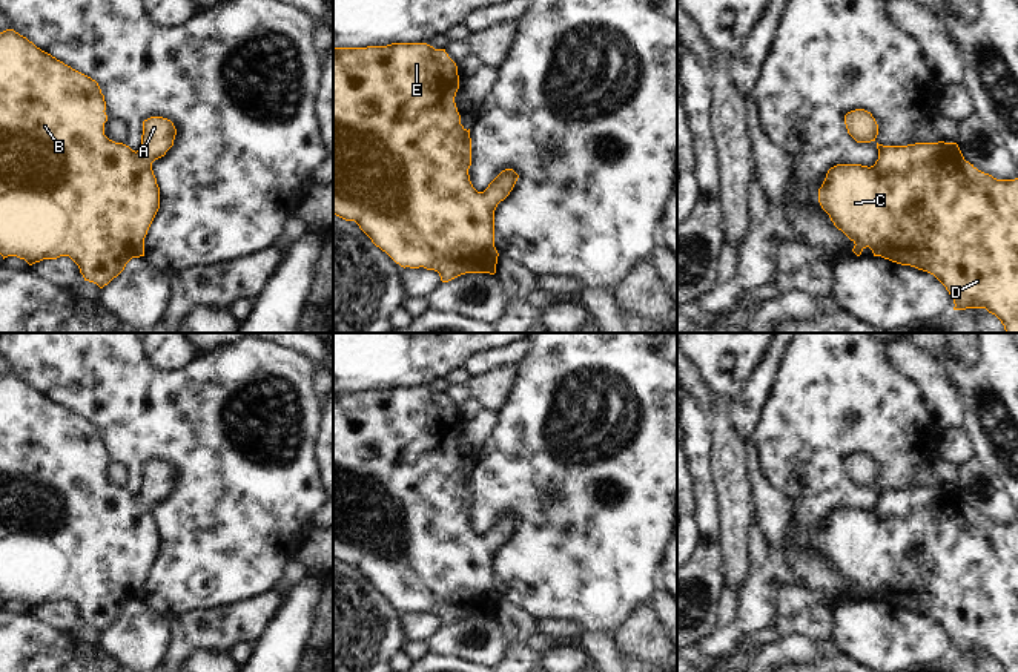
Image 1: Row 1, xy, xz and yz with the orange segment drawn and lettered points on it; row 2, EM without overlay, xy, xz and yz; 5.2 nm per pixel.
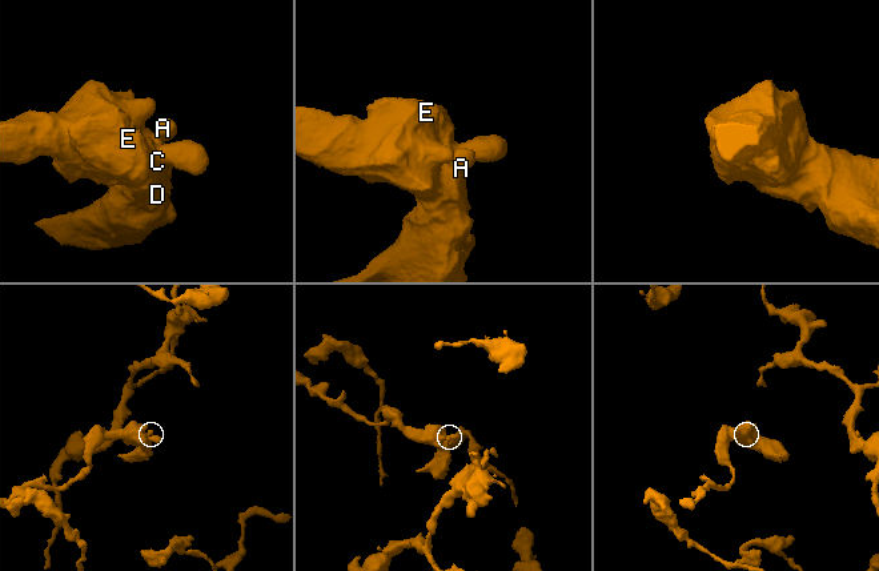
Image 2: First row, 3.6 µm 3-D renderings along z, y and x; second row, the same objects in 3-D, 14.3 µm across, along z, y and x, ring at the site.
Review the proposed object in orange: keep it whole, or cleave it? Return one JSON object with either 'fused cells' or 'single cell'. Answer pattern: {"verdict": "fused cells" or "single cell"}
{"verdict": "single cell"}

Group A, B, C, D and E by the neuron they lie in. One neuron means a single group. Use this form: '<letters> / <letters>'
A B C D E

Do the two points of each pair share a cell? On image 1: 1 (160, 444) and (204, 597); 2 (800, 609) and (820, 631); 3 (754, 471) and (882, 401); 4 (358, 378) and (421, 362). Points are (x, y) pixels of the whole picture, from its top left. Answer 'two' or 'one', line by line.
1: one
2: one
3: two
4: one

